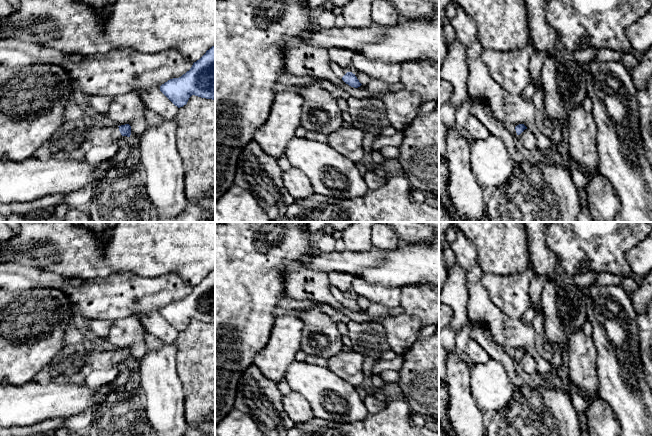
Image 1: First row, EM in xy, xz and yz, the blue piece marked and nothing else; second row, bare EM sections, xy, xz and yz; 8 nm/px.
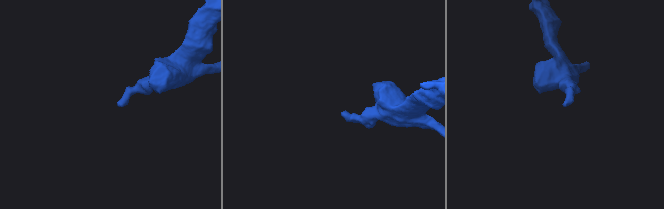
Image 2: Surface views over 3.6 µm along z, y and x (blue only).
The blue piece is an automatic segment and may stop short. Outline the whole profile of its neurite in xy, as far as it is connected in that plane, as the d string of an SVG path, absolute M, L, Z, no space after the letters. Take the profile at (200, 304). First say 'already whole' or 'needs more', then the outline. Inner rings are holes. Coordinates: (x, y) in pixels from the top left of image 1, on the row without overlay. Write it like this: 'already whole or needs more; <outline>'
already whole; M215 269L181 301L162 308L160 315L178 332L186 329L192 319L215 324Z

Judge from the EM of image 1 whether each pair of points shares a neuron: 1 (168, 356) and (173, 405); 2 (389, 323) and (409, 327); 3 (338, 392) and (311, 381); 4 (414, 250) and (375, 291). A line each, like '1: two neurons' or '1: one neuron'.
1: one neuron
2: one neuron
3: one neuron
4: two neurons

